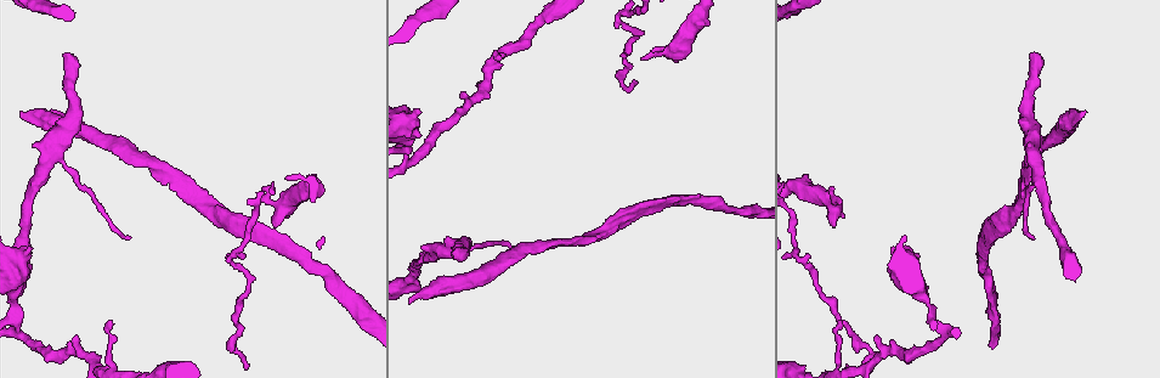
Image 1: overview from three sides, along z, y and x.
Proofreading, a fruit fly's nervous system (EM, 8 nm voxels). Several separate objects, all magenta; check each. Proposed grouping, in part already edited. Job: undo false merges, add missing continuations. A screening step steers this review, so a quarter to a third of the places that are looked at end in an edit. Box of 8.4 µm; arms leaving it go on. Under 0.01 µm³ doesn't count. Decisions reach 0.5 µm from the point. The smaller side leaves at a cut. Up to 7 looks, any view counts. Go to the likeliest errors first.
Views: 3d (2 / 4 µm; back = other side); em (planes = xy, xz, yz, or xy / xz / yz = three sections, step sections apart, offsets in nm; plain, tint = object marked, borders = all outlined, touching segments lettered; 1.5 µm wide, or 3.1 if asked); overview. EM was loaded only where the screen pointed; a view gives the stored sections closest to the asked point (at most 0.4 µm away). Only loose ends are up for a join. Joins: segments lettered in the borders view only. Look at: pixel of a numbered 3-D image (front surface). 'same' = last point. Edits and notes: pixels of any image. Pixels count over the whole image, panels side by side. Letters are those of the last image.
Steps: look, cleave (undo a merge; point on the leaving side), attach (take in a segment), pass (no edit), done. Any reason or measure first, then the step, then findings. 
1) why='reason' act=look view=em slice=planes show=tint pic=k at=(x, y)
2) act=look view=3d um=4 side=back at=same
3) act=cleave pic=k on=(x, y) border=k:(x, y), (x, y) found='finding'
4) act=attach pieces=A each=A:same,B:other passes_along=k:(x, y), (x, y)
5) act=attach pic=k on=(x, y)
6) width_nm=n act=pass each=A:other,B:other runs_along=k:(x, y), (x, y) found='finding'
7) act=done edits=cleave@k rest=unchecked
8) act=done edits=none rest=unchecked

act=look view=em slice=planes show=borders pic=1 at=(1034, 52)

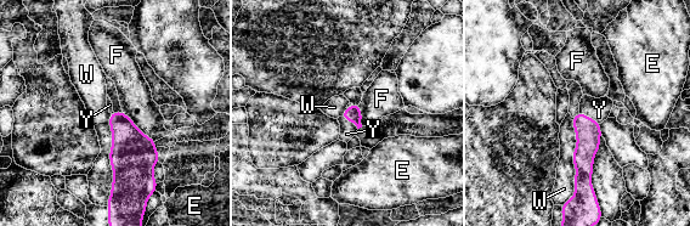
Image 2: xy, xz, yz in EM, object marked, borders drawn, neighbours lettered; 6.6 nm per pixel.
act=attach pieces=Y each=E:other,F:other,W:other,Y:same passes_along=2:(588, 133), (590, 118), (599, 109) found='it goes on there'

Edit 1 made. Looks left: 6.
act=look view=em slice=xz step=4 show=tint pic=1 at=(1086, 112)

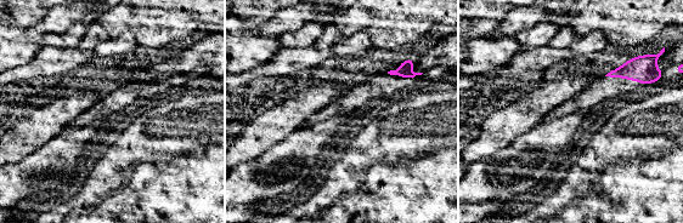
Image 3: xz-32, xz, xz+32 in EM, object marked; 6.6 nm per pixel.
why='cut it another way' act=look view=em slice=planes show=borders at=same

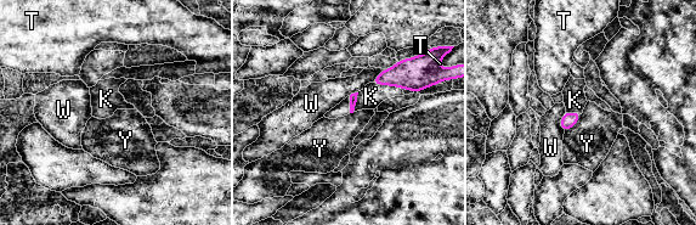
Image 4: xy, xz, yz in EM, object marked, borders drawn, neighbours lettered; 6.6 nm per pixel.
longest_contact=K:300nm act=attach pieces=K each=K:same,T:other,W:other,Y:other passes_along=4:(420, 72), (392, 85), (371, 96) found='it goes on there'

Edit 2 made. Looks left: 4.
why='see it whole again' act=look view=overview

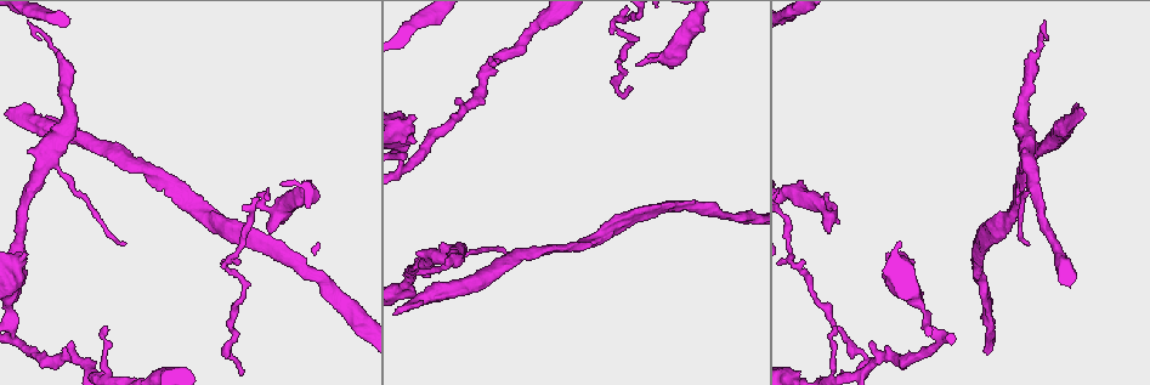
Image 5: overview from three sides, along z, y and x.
why='sharp bend' act=look view=em slice=yz step=8 show=tint pic=5 at=(611, 25)

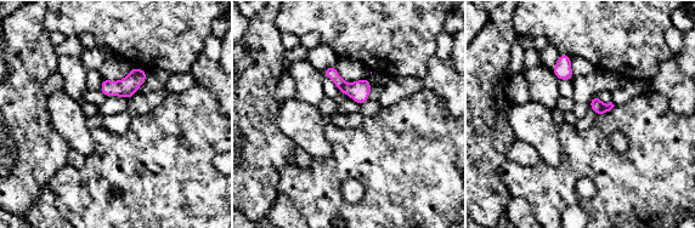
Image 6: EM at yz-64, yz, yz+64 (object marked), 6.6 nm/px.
why='another direction' act=look view=em slice=planes show=borders at=same

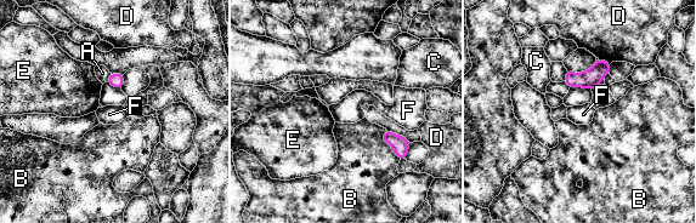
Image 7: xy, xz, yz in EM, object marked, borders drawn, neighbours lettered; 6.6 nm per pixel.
act=pass each=A:other,B:other,C:other,D:other,E:other,F:other border=7:(111, 73), (106, 81) found='all the same cell'

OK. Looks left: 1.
act=done edits=attach@2,attach@4 rest=unchecked

